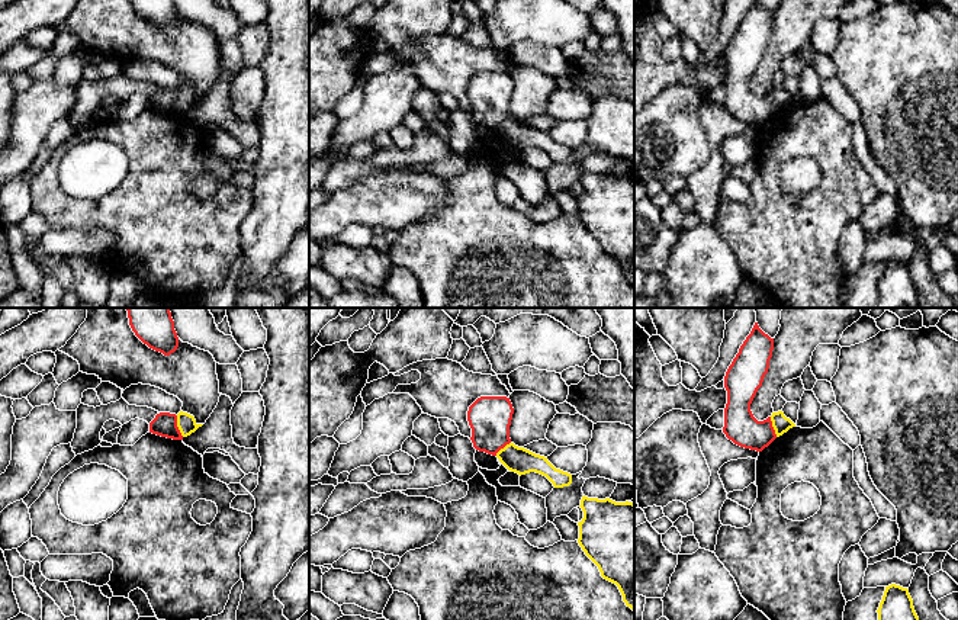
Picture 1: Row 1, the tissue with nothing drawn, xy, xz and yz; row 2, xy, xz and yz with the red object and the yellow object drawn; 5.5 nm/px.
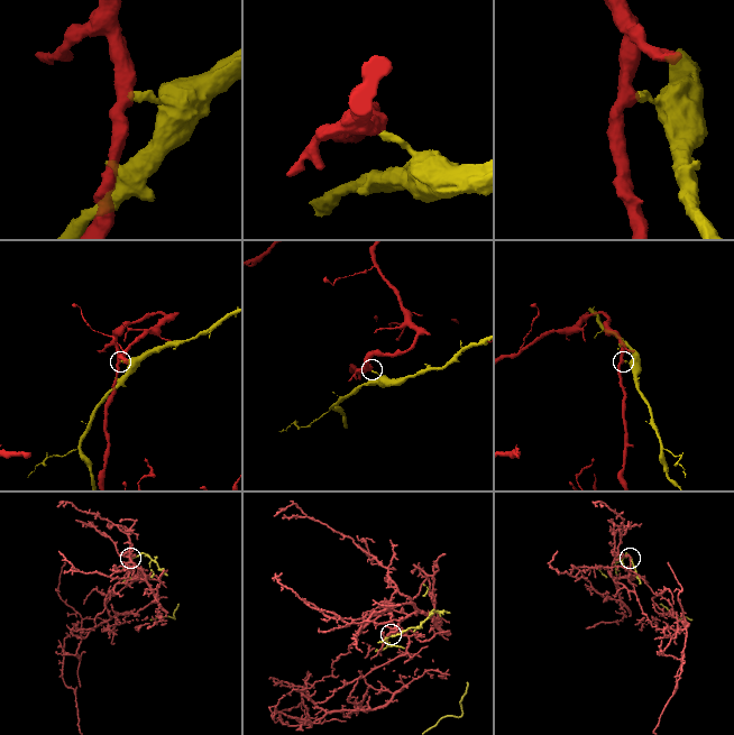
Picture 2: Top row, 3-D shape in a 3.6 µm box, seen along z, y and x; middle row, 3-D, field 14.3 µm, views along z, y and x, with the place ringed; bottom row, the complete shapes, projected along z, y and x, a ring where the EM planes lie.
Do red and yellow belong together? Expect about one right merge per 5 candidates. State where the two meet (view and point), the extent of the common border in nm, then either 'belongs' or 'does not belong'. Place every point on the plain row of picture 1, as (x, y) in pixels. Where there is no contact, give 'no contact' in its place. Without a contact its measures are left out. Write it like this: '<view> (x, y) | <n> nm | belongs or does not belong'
xy (176, 100) | 130 nm | does not belong

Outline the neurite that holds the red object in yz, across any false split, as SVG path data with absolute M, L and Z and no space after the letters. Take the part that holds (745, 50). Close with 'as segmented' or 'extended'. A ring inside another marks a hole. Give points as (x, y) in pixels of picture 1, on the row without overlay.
M753 0L724 51L727 78L723 107L734 119L756 126L762 126L777 113L771 91L758 96L750 86L768 48L772 25L774 13L759 0Z; as segmented

